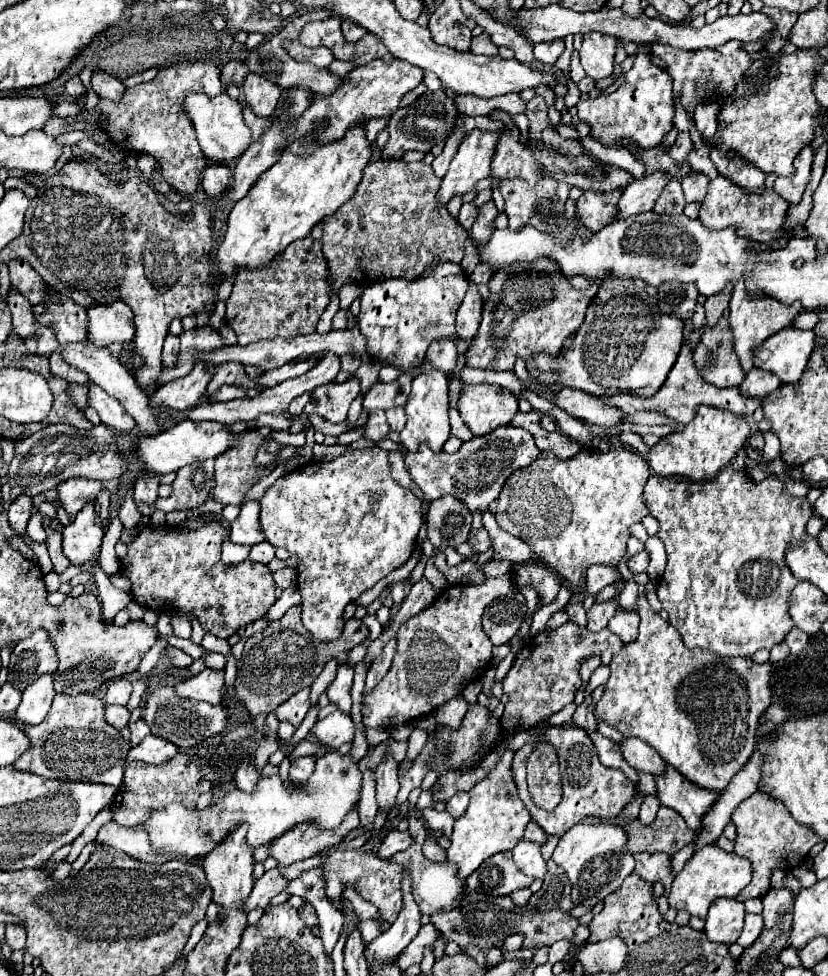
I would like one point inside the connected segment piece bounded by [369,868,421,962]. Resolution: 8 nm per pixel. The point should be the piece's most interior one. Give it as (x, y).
(388, 946)

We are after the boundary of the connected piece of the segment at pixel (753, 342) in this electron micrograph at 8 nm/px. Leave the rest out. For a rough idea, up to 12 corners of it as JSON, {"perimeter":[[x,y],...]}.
{"perimeter":[[743,278],[729,302],[733,350],[745,372],[763,340],[789,326],[799,302],[751,298]]}

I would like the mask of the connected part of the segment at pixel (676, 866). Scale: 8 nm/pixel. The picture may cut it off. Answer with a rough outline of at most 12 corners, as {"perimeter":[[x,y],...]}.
{"perimeter":[[687,844],[671,860],[671,874],[677,876],[693,856],[693,844]]}

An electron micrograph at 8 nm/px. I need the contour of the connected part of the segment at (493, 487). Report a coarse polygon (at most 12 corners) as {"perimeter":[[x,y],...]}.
{"perimeter":[[497,426],[455,454],[421,444],[405,468],[427,502],[455,496],[485,512],[541,450]]}

